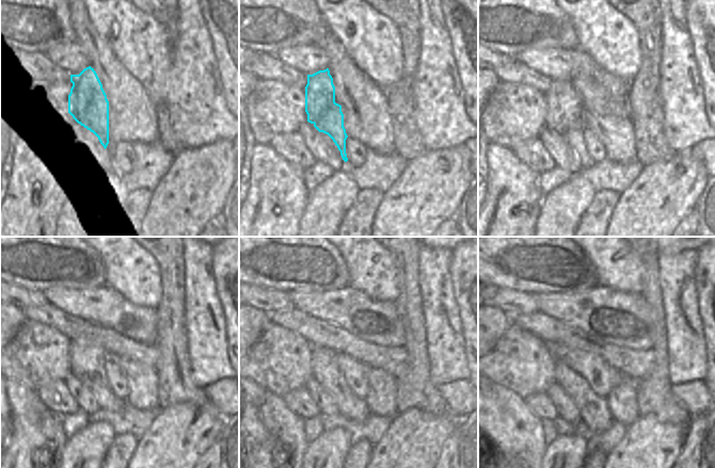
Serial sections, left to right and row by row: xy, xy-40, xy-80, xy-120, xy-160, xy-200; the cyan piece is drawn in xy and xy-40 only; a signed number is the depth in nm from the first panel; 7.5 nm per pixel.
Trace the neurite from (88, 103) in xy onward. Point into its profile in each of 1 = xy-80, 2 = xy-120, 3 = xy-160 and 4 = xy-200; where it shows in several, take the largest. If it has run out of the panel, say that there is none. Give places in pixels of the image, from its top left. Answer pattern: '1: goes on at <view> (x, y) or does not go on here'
1: goes on at xy-80 (565, 113)
2: goes on at xy-120 (88, 357)
3: goes on at xy-160 (324, 367)
4: goes on at xy-200 (594, 413)

